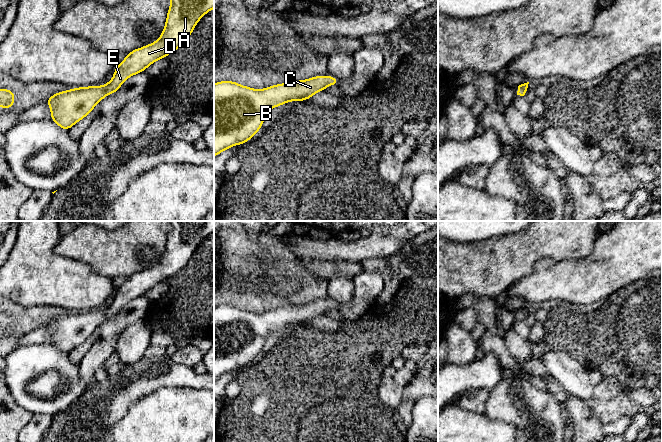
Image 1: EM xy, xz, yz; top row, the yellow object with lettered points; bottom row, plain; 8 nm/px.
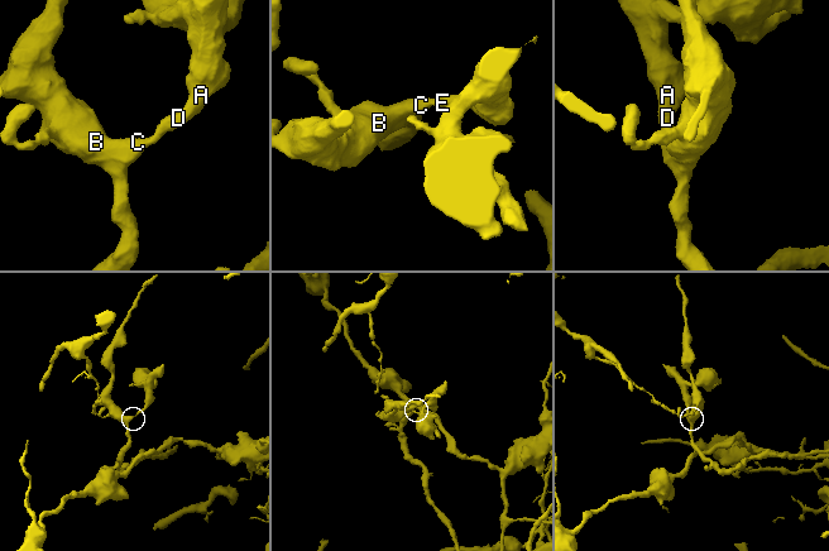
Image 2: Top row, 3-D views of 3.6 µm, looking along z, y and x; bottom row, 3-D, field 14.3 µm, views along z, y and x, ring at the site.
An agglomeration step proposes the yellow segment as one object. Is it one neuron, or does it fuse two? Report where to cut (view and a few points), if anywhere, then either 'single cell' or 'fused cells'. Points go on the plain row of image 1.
no cut; single cell

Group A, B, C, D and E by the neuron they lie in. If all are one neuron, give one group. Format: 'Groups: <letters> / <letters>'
Groups: A B C D E

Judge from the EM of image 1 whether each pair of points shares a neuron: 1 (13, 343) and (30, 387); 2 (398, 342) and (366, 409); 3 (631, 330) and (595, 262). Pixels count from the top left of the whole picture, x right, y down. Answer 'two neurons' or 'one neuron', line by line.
1: two neurons
2: one neuron
3: two neurons

